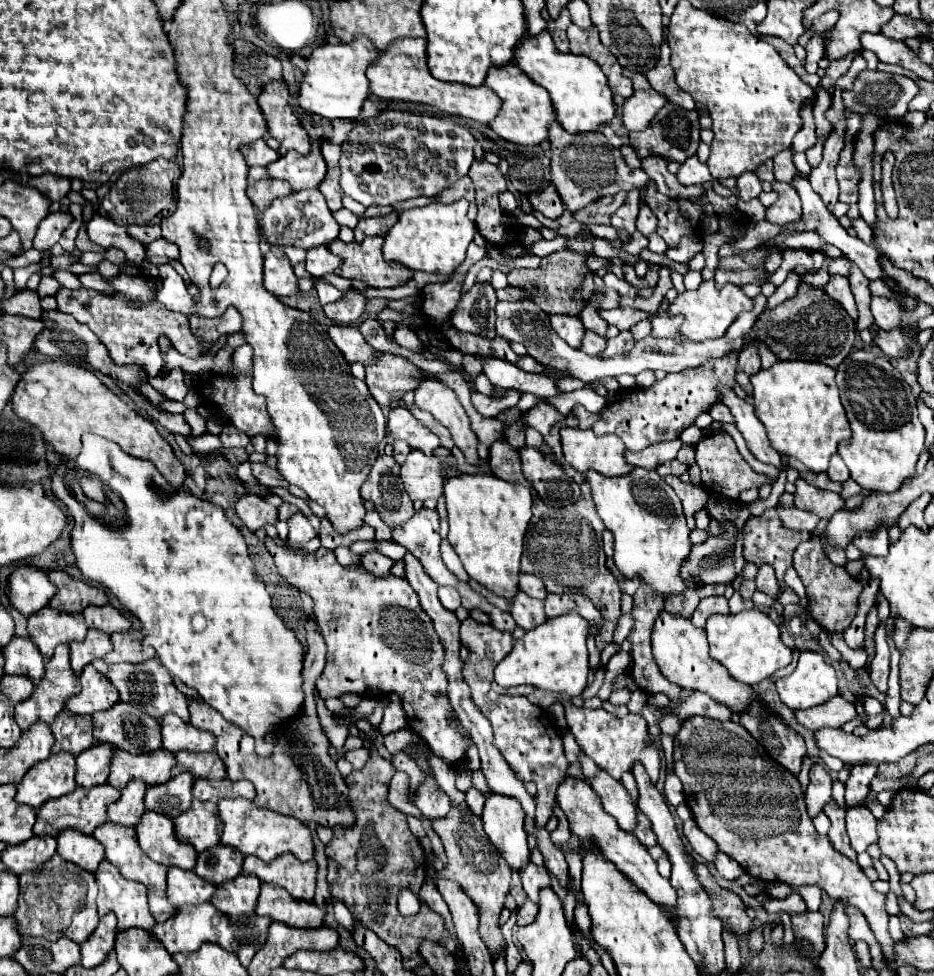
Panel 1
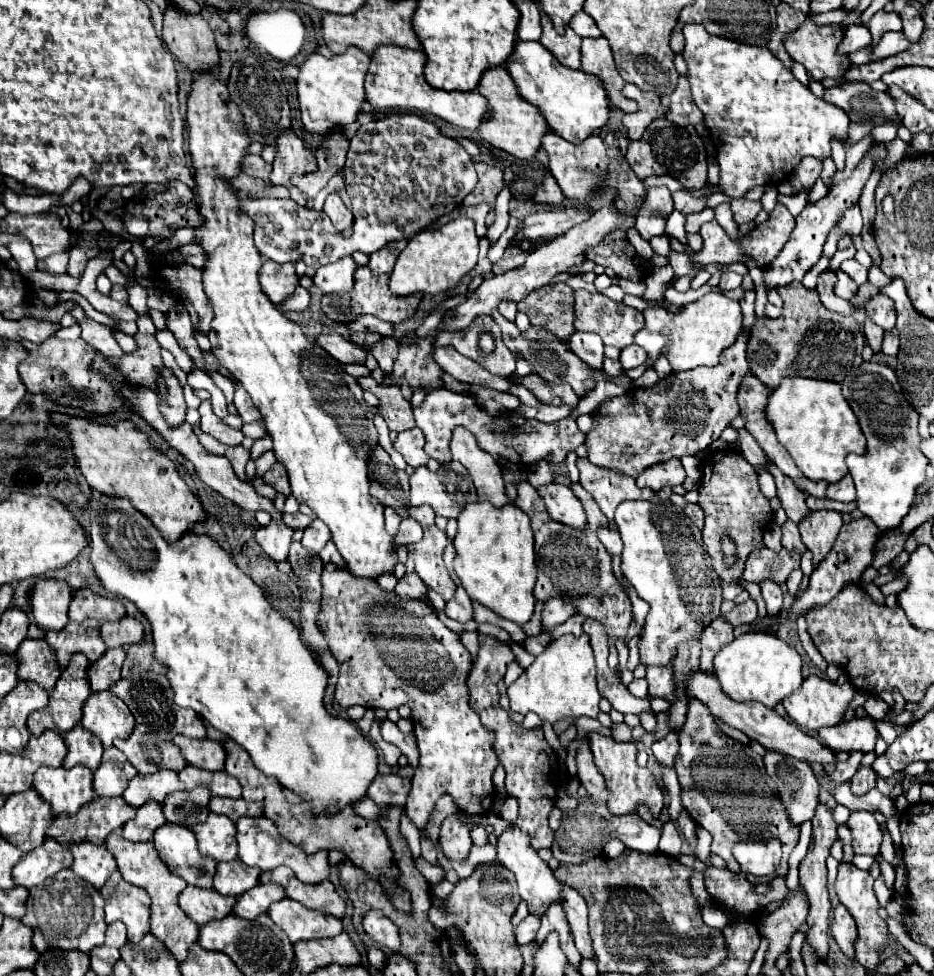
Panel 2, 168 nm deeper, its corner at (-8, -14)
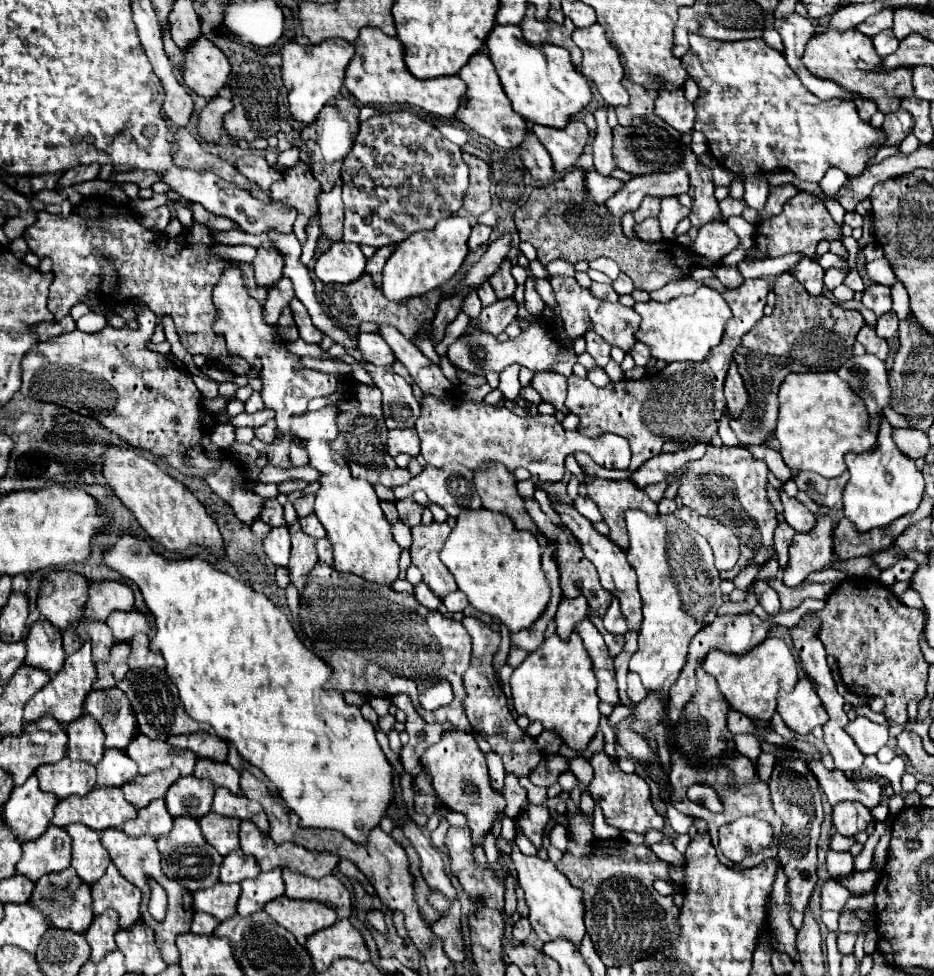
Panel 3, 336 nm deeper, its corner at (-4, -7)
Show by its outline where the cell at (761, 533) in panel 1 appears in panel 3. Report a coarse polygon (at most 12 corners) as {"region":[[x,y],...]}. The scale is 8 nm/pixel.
{"region":[[749,566],[733,578],[735,588],[747,590],[759,568]]}

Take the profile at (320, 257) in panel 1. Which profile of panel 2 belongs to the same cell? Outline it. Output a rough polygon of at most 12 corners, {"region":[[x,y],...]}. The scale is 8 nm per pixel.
{"region":[[339,259],[321,267],[313,283],[323,293],[353,287],[355,261]]}

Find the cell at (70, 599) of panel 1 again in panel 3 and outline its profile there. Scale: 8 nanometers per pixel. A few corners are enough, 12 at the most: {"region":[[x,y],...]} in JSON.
{"region":[[91,582],[83,618],[107,620],[115,610],[133,610],[129,584]]}

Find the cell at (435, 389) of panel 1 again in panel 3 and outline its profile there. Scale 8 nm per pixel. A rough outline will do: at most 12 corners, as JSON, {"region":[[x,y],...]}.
{"region":[[487,464],[475,488],[487,510],[509,516],[515,528],[531,530],[541,548],[547,538],[525,510],[515,476]]}

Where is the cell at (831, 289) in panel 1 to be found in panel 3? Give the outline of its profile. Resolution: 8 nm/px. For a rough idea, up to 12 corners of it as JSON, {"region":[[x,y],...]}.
{"region":[[807,256],[793,270],[813,296],[823,292],[823,270]]}

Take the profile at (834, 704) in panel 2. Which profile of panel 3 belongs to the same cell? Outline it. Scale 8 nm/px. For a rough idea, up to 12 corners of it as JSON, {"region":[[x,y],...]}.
{"region":[[815,684],[779,692],[777,712],[801,736],[829,720]]}

